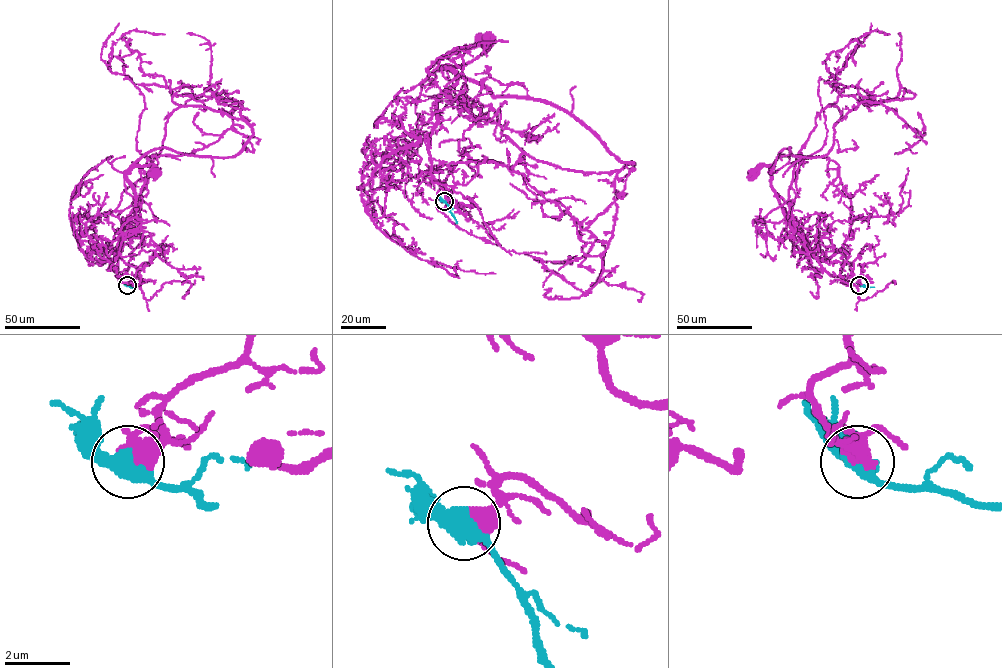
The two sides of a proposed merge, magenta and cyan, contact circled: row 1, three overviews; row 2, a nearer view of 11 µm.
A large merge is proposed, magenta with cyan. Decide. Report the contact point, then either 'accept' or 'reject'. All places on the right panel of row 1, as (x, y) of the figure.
place (859, 285); accept

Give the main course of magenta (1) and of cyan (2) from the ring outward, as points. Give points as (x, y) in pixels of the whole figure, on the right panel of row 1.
1: (859, 285), (858, 278), (831, 276), (822, 267), (784, 212), (771, 184), (769, 165), (754, 171)
2: (859, 285), (874, 286)

